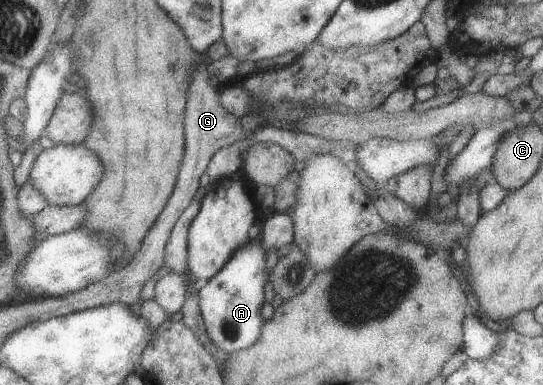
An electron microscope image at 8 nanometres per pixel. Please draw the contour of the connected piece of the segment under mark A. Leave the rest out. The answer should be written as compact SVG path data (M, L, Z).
M255 237L249 245L243 245L231 257L231 261L219 271L197 294L207 333L215 343L215 349L234 353L255 345L261 339L263 325L263 305L265 305L265 285L270 281L267 275L267 251L261 238Z

